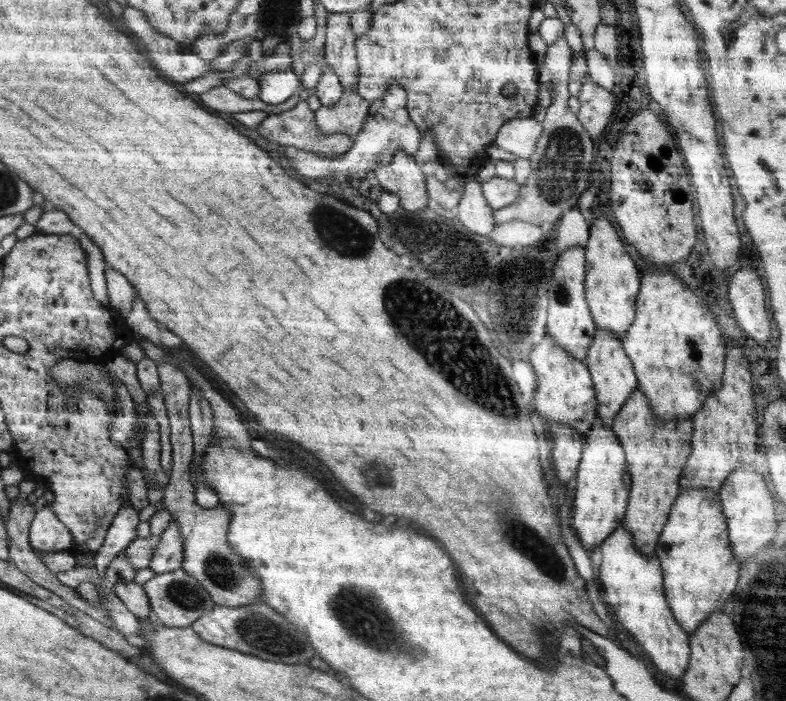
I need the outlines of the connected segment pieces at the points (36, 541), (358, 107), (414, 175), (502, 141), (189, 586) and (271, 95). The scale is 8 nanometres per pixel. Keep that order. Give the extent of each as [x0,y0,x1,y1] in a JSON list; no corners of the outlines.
[[29,497,73,556],[315,90,371,136],[374,150,429,212],[494,117,543,159],[143,568,216,627],[259,68,305,104]]

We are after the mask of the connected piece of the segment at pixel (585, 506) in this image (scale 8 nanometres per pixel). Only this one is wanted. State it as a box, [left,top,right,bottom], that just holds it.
[571,420,631,549]

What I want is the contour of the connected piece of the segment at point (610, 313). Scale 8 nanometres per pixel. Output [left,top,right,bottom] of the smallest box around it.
[585,218,641,338]

